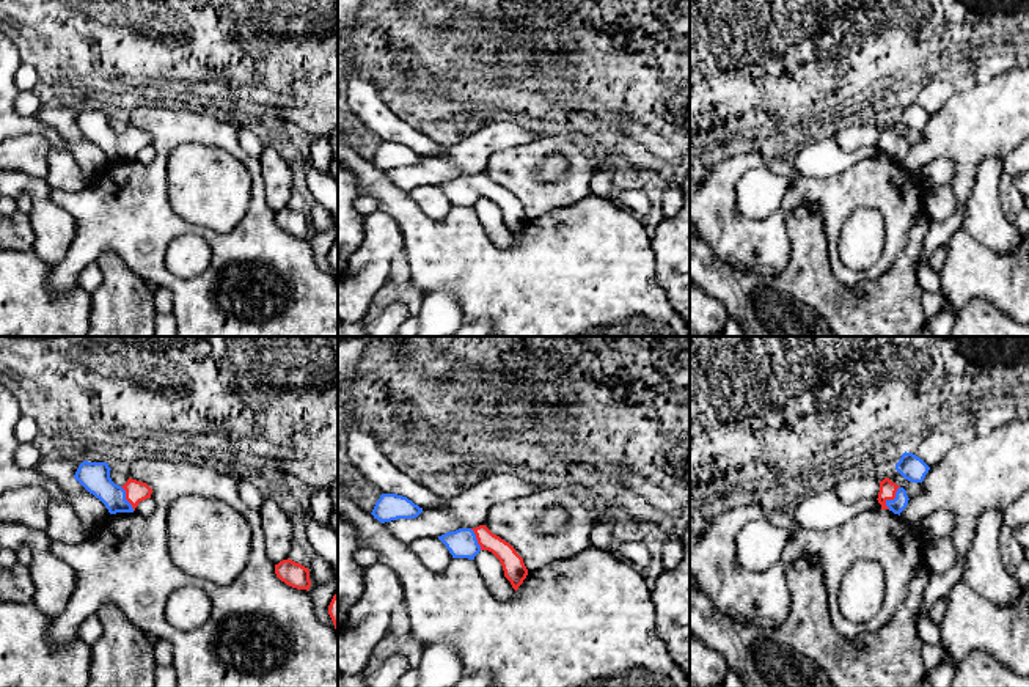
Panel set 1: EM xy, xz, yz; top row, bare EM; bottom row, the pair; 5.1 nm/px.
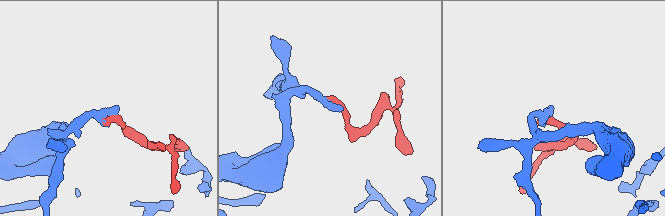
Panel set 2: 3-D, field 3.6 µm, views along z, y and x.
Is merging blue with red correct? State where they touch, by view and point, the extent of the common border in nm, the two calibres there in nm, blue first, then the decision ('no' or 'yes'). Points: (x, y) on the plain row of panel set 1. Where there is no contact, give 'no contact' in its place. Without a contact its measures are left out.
yz (894, 146) | 130 nm | 80/90 nm | yes

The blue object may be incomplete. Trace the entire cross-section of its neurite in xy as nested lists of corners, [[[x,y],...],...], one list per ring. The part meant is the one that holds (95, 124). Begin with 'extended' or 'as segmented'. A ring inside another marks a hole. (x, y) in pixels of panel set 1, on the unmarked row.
extended; [[[83,108],[74,126],[99,146],[110,162],[134,160],[140,149],[151,146],[152,137],[146,130],[129,126],[124,134],[118,134],[112,129],[110,118],[107,110]]]

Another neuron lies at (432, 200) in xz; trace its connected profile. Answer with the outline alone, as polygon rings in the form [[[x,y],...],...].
[[[419,186],[408,195],[432,220],[443,220],[452,209],[452,203],[438,186]]]

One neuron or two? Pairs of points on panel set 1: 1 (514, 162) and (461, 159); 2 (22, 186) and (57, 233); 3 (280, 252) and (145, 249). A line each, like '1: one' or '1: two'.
1: two
2: one
3: one

